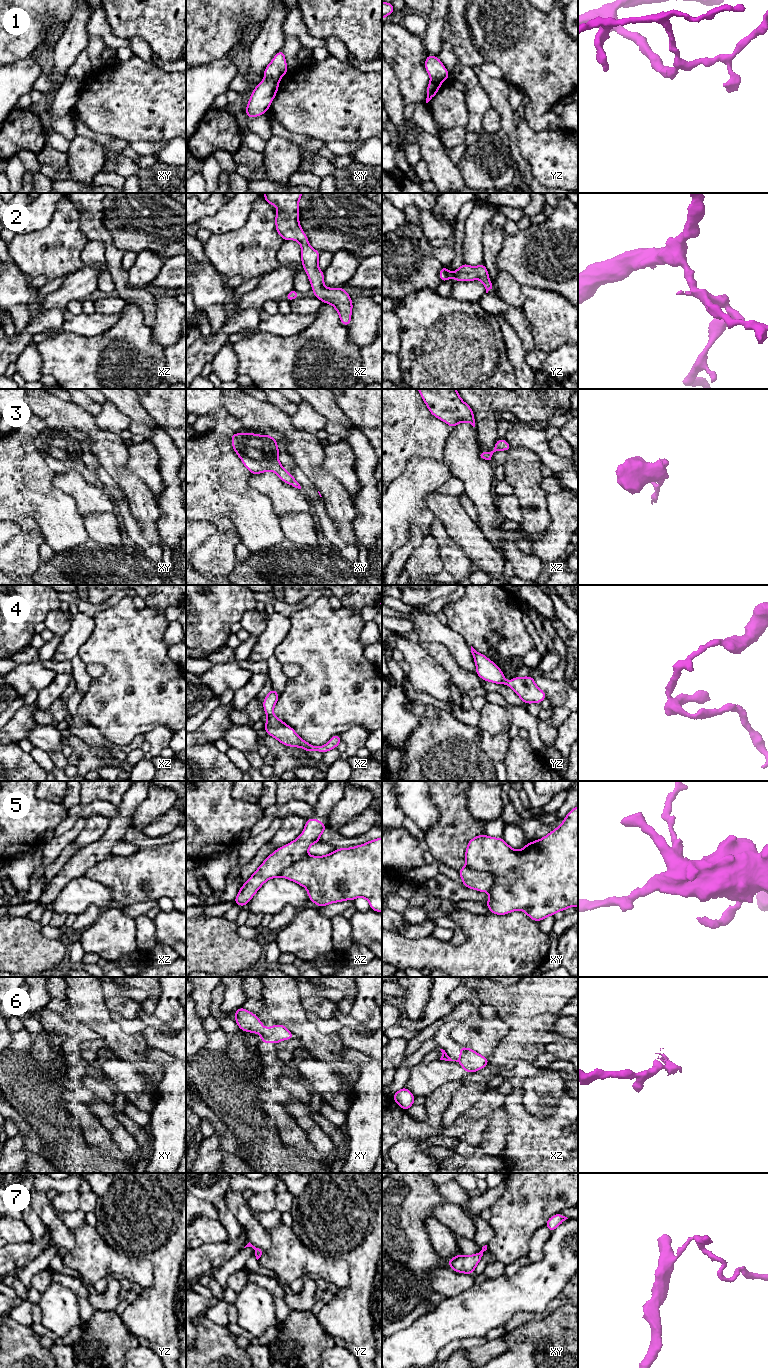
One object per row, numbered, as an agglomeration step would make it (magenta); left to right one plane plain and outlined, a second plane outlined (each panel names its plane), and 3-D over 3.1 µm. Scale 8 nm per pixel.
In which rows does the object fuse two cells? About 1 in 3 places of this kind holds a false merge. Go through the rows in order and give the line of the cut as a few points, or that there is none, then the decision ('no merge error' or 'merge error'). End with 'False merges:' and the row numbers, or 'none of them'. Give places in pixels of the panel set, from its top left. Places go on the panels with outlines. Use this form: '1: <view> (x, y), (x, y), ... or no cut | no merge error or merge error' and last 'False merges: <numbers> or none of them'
1: xy (266, 76), (278, 81) | merge error
2: no cut | no merge error
3: no cut | no merge error
4: no cut | no merge error
5: xy (466, 865), (493, 876), (489, 890) | merge error
6: no cut | no merge error
7: no cut | no merge error
False merges: 1, 5

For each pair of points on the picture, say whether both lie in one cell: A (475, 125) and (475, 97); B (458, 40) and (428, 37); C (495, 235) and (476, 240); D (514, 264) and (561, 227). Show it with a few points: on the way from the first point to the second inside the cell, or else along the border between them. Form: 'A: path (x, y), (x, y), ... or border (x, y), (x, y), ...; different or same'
A: path (475, 118), (476, 104); same
B: border (446, 15), (442, 29), (442, 39); different
C: border (491, 221), (485, 225), (482, 236), (482, 262); different
D: path (526, 256), (532, 256), (549, 239); same

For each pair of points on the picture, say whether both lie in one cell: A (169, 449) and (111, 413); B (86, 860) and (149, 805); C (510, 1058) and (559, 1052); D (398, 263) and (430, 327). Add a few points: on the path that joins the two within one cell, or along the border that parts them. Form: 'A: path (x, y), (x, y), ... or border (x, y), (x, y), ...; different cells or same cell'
A: border (113, 404), (131, 420); different cells
B: border (143, 799), (131, 821); different cells
C: border (548, 1043), (544, 1051); different cells
D: border (434, 289), (419, 288), (396, 300); different cells

